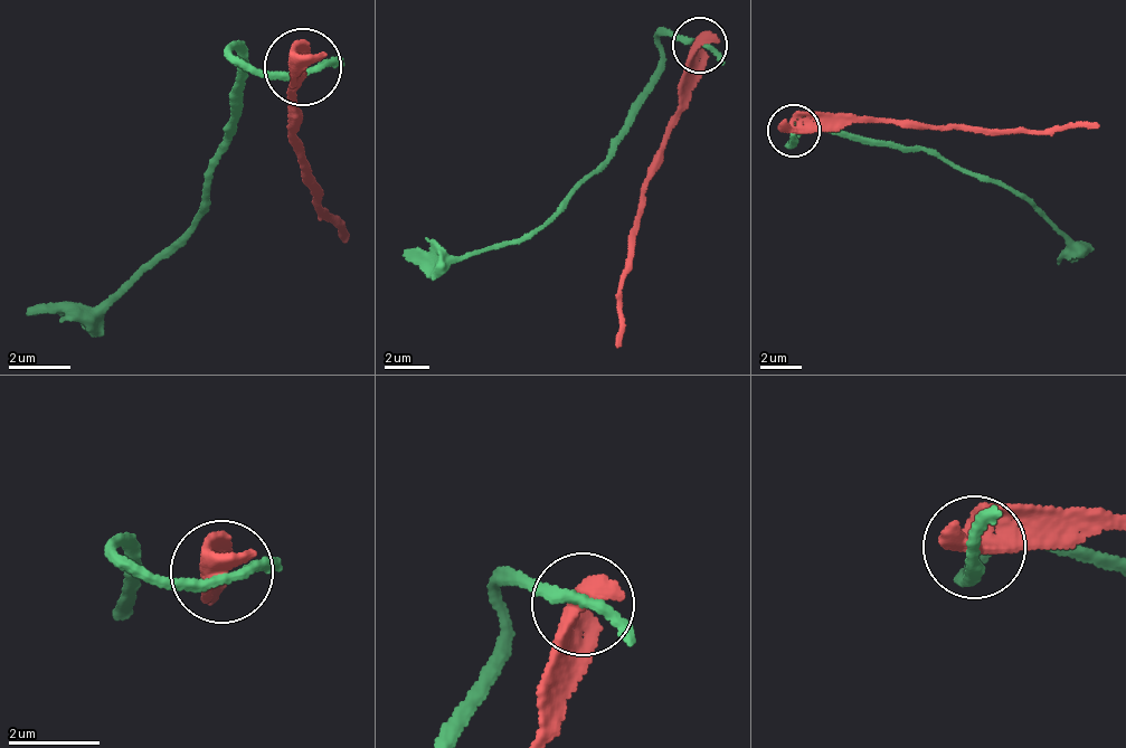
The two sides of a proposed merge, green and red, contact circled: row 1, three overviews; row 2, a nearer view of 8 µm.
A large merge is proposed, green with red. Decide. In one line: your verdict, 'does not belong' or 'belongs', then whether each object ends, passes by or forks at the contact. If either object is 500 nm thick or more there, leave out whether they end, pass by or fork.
does not belong | green passes by | red ends

